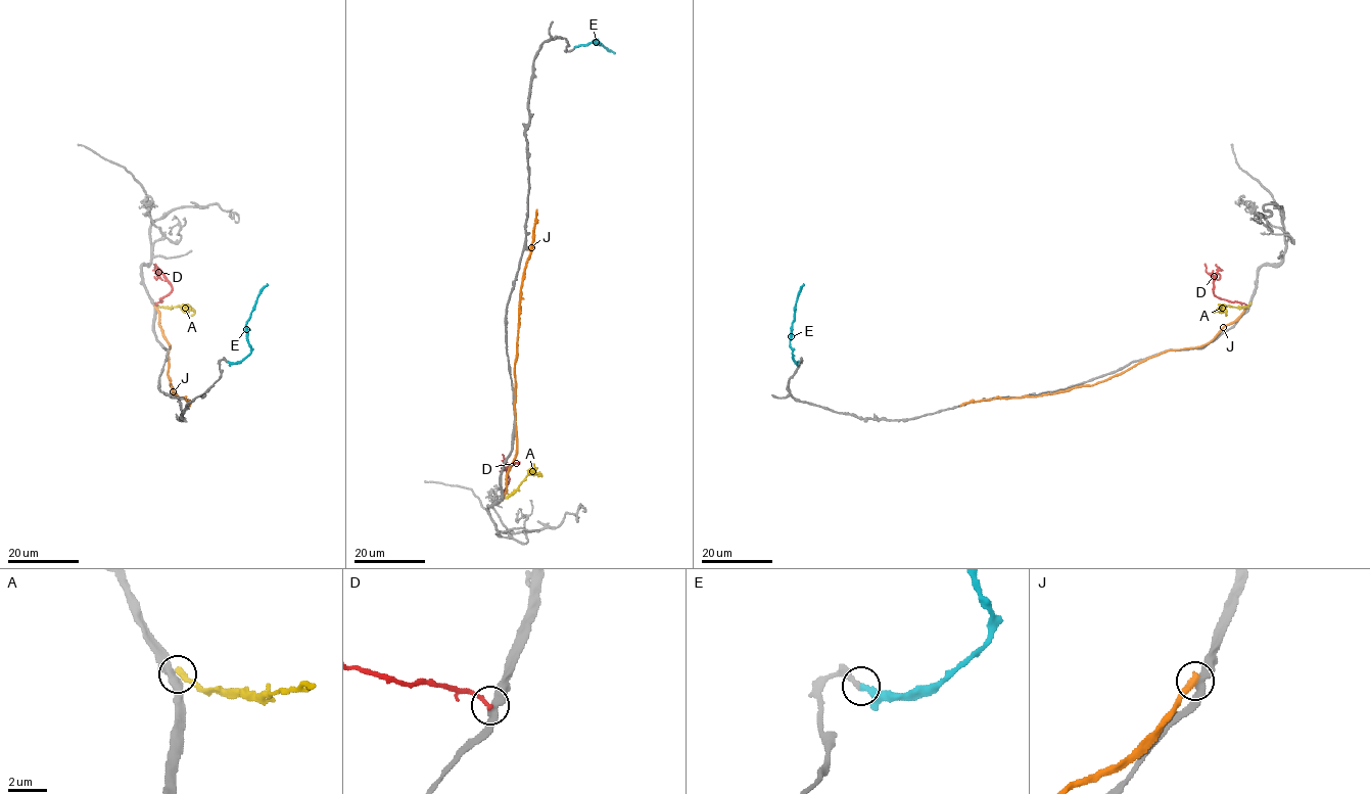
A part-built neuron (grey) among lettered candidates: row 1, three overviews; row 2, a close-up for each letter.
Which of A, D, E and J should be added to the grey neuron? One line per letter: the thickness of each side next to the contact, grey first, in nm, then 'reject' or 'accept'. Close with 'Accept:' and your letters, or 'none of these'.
A: 440 nm thick on the grey side, 280 nm on the other; reject
D: 400 nm thick on the grey side, 220 nm on the other; reject
E: 280 nm thick on the grey side, 280 nm on the other; accept
J: 360 nm thick on the grey side, 420 nm on the other; reject
Accept: E

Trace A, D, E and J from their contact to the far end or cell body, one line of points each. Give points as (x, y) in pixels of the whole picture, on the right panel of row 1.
A: (1250, 304), (1239, 308), (1226, 306), (1226, 316)
D: (1247, 306), (1215, 295), (1214, 278), (1218, 274), (1220, 276), (1216, 279), (1208, 274), (1205, 264)
E: (798, 361), (790, 344), (794, 313), (803, 283)
J: (1247, 307), (1206, 344), (1167, 349), (1094, 384), (1034, 396), (1003, 398), (959, 406)

